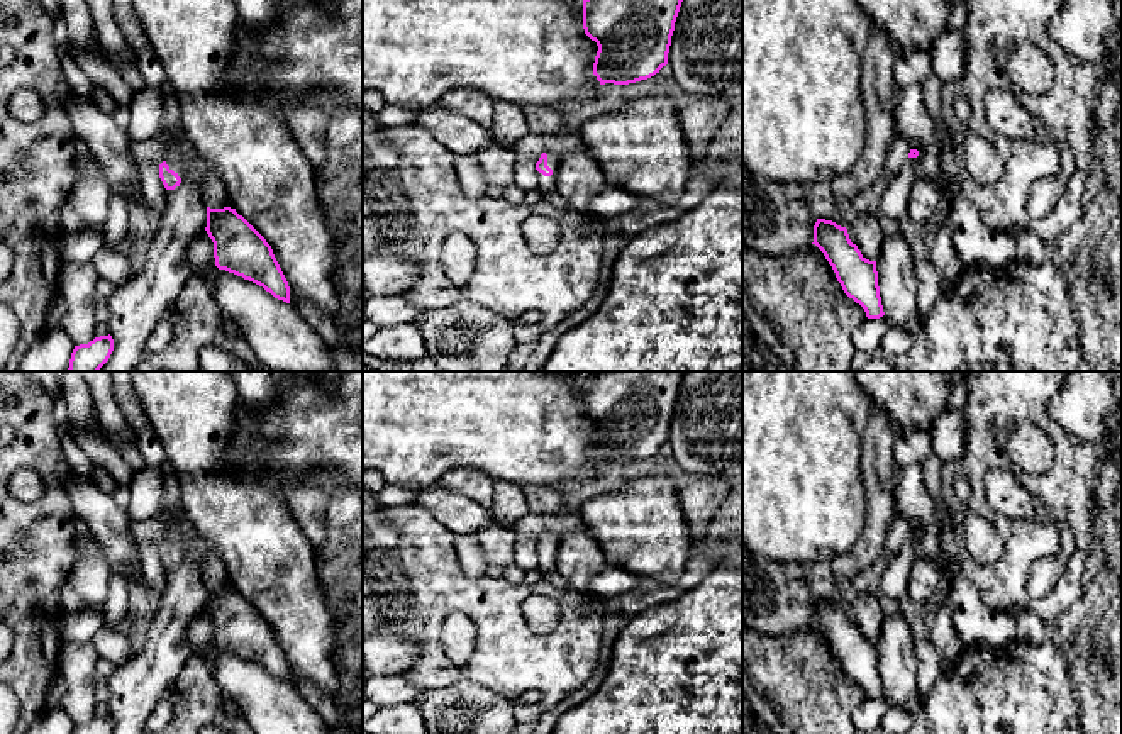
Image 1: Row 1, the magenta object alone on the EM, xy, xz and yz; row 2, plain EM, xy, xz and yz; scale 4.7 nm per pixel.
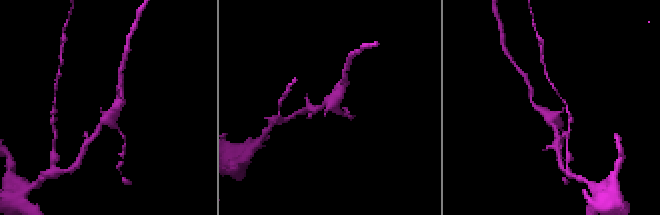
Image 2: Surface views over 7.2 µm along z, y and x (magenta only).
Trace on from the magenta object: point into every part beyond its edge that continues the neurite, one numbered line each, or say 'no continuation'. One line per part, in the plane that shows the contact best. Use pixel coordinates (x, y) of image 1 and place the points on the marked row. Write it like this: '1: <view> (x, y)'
1: xz (546, 183)

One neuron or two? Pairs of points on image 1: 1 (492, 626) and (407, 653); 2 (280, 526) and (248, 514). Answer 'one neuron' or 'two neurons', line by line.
1: two neurons
2: one neuron

